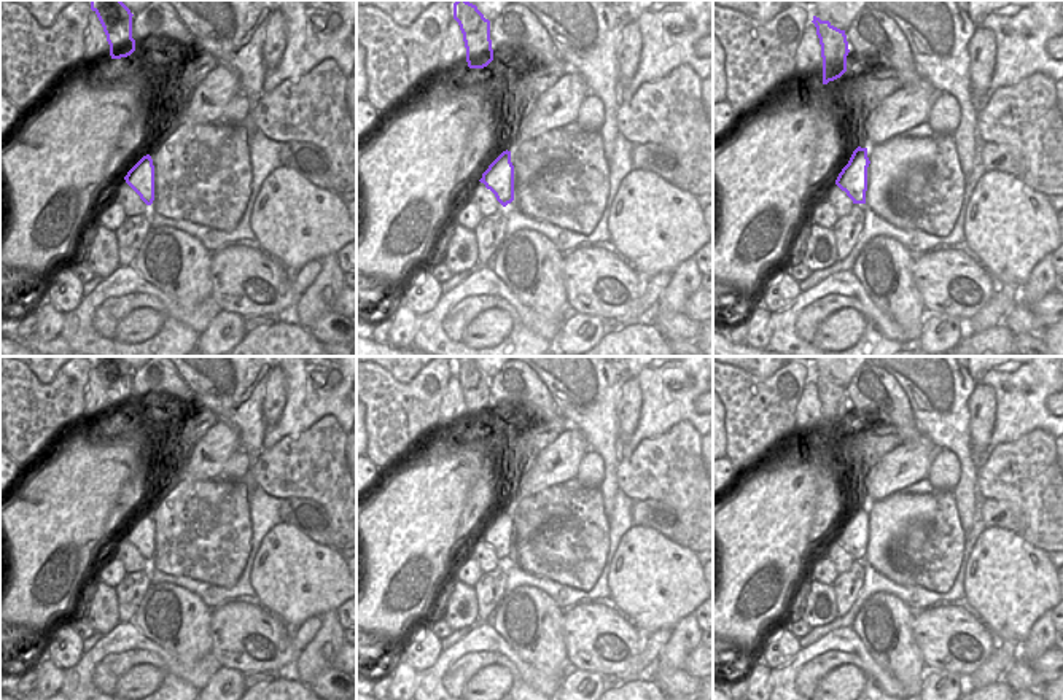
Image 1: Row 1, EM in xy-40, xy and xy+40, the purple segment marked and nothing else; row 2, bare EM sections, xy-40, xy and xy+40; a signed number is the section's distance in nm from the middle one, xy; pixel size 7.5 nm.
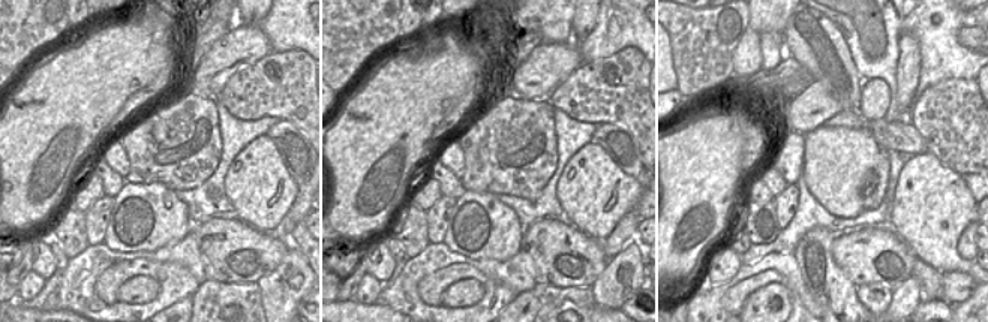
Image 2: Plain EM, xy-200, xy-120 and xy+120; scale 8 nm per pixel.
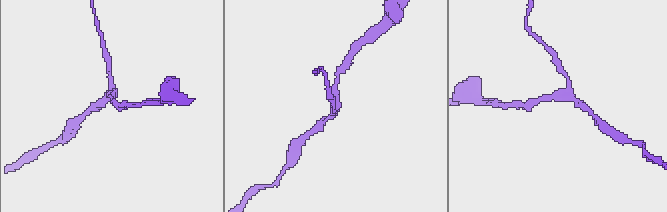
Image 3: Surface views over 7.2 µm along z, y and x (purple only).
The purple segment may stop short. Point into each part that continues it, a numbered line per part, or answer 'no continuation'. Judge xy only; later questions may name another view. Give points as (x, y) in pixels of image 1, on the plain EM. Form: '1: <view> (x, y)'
no continuation

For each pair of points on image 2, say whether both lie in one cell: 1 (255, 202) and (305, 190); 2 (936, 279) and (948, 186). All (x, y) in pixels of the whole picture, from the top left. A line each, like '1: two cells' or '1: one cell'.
1: two cells
2: two cells

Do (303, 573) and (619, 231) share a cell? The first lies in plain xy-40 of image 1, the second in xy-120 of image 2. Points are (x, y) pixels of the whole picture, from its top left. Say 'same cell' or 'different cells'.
different cells

